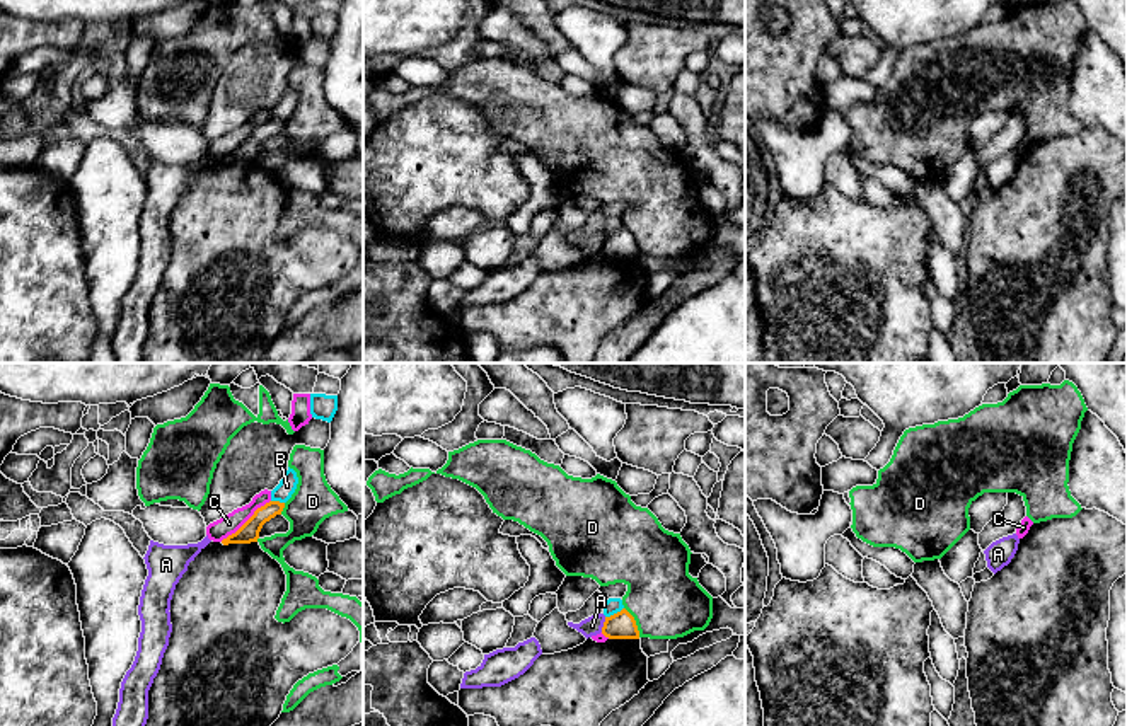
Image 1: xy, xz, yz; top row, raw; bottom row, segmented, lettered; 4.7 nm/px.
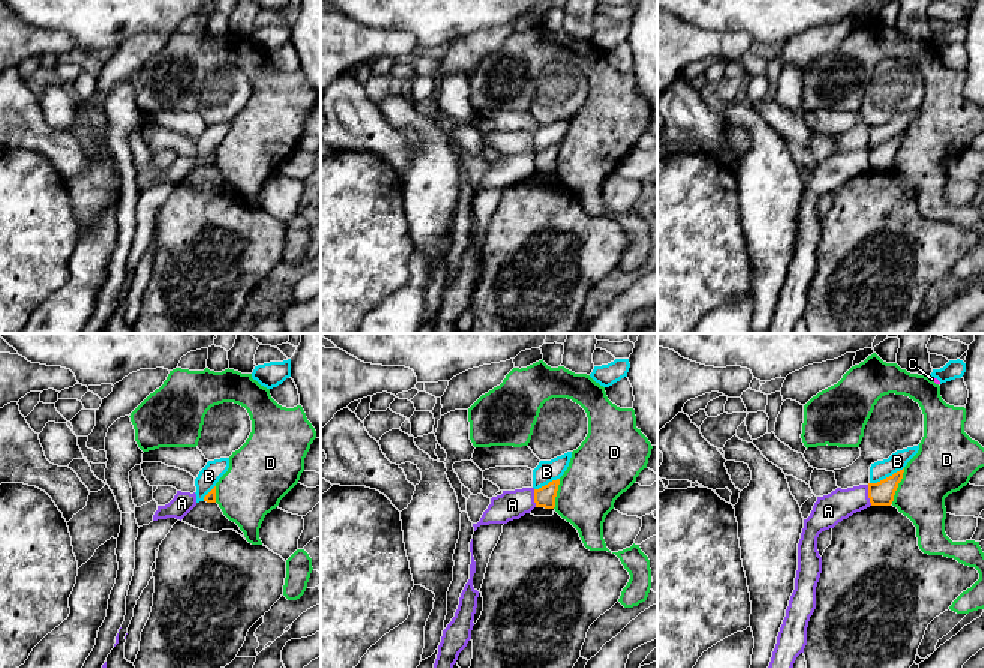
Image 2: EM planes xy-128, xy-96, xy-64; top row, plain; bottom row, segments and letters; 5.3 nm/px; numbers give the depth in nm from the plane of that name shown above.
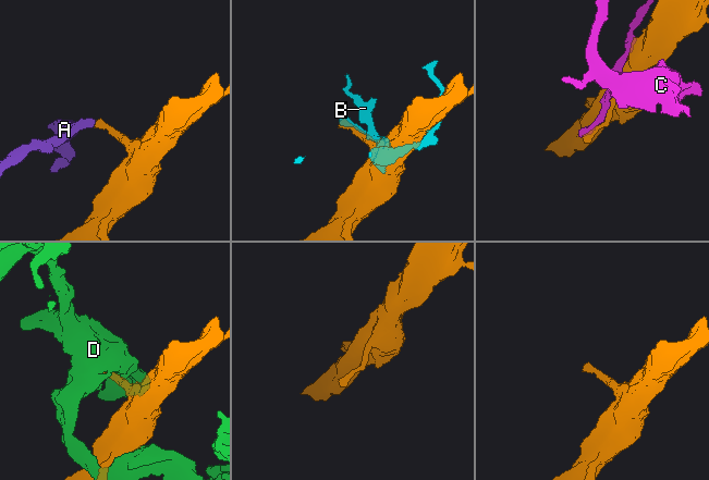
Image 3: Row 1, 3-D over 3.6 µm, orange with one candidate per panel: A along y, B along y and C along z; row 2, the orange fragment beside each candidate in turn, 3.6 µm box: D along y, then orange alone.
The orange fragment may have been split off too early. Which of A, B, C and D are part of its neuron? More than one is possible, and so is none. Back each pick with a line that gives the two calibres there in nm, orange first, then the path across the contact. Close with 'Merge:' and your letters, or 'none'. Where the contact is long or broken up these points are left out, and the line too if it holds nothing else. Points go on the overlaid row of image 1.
Merge: none

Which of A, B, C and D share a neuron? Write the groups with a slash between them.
A / B / C / D

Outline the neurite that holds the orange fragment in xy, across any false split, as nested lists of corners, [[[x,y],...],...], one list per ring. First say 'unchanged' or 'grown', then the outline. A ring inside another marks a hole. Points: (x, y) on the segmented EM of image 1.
unchanged | [[[269,501],[264,506],[257,508],[254,515],[232,535],[222,540],[223,545],[228,544],[251,544],[257,542],[259,532],[266,521],[281,515],[285,503]]]

